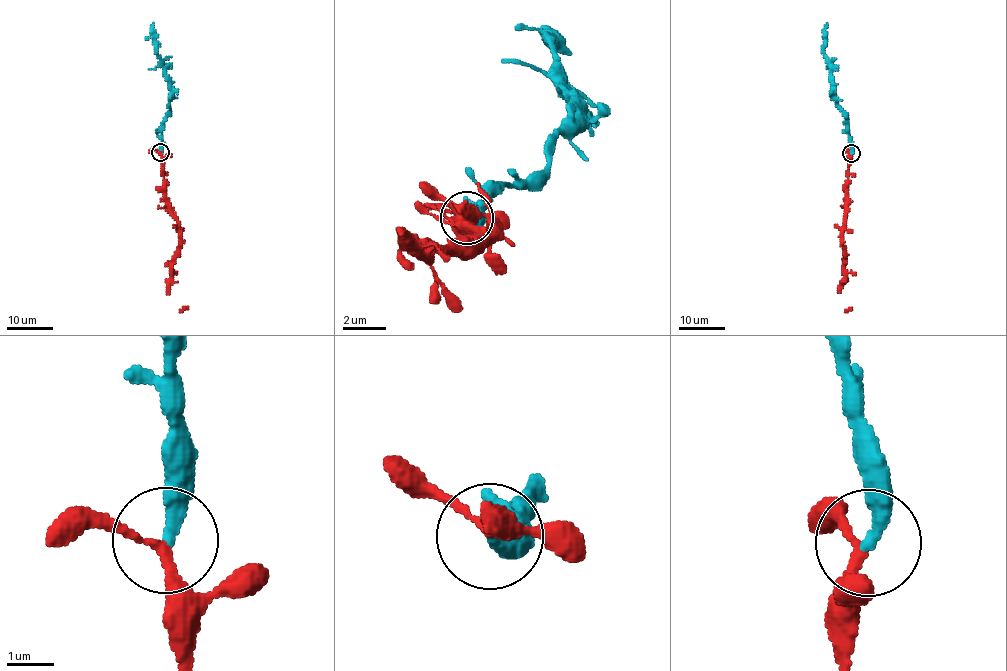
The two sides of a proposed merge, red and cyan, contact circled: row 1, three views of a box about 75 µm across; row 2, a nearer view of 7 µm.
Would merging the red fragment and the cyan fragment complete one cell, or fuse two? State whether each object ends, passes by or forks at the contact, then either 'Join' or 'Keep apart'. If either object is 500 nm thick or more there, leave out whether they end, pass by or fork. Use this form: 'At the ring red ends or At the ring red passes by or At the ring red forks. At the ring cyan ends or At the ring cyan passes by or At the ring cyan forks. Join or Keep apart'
At the ring red passes by. At the ring cyan ends. Join

